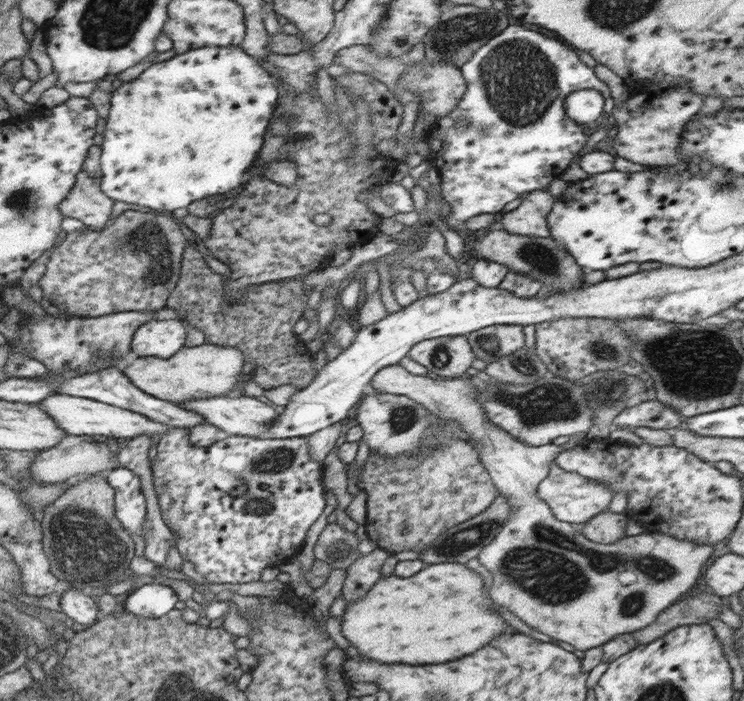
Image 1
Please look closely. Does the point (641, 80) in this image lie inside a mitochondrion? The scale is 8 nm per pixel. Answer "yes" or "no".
no

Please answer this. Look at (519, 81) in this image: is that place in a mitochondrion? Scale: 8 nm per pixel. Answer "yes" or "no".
yes

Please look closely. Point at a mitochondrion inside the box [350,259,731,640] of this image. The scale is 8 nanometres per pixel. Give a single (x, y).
(553, 569)

